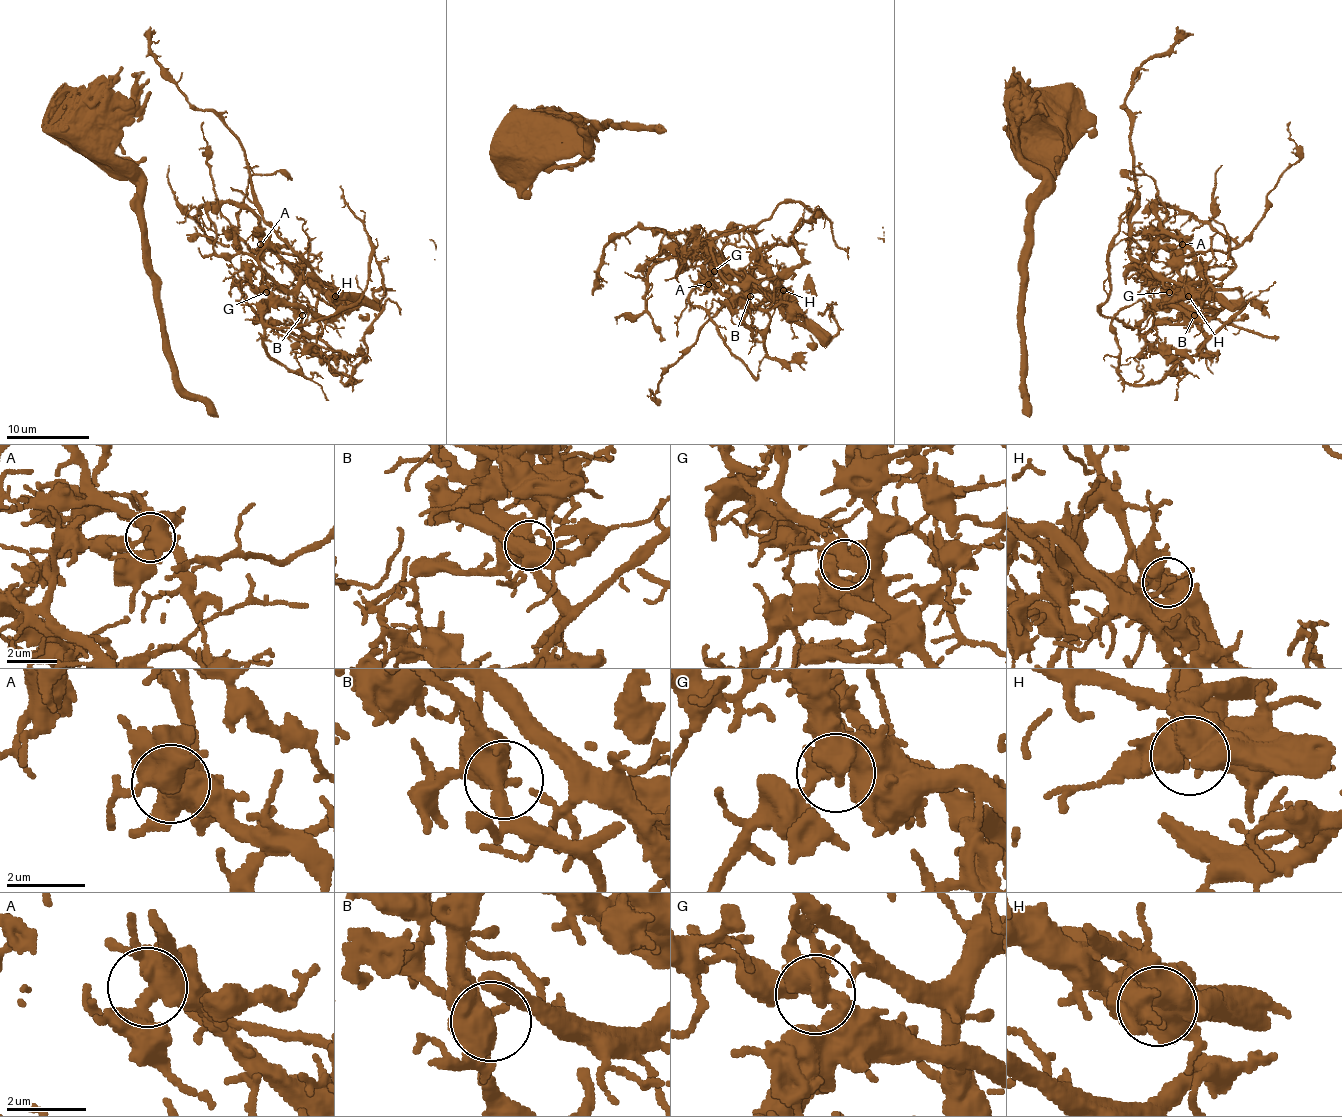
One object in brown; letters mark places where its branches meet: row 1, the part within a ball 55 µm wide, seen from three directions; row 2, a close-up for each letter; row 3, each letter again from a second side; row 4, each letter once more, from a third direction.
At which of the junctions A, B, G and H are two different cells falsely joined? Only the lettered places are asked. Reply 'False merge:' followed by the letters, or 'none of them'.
False merge: none of them

